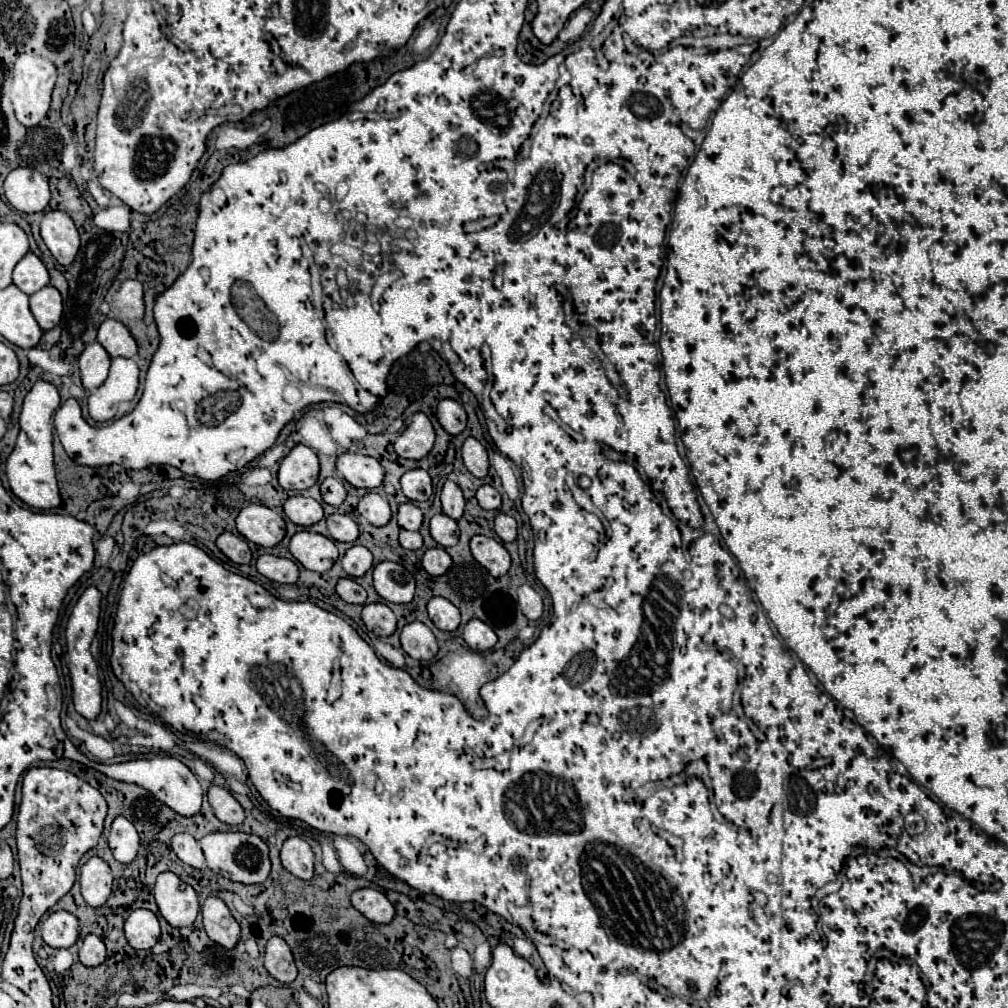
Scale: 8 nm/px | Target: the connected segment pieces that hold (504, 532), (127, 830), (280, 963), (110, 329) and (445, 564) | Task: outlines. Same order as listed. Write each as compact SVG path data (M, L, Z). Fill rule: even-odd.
M500 514L494 520L494 532L504 540L504 542L514 542L516 540L516 520L508 514Z
M118 816L112 822L110 834L108 834L108 846L118 862L122 862L122 864L132 862L140 848L140 838L138 838L138 832L134 830L134 824L130 820Z
M272 936L268 940L266 952L264 952L264 968L272 978L276 978L282 984L290 984L296 978L298 972L296 972L292 952L282 938Z
M106 318L100 324L96 340L98 340L98 344L104 346L104 350L110 354L110 358L116 358L116 356L132 358L138 352L136 340L130 336L128 328L114 318Z
M436 546L424 552L422 556L422 568L430 574L430 576L442 576L448 568L450 568L450 556L444 548Z

